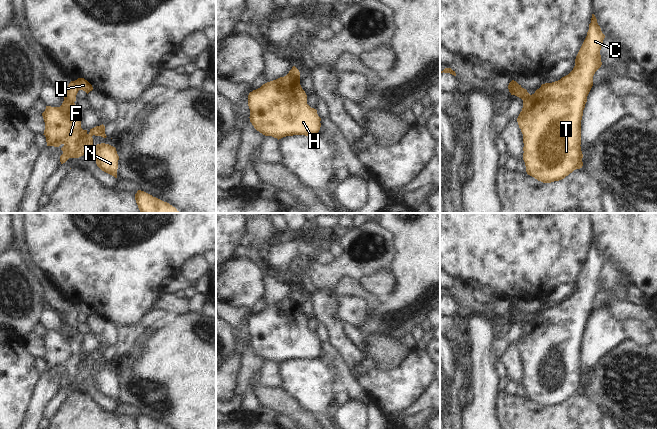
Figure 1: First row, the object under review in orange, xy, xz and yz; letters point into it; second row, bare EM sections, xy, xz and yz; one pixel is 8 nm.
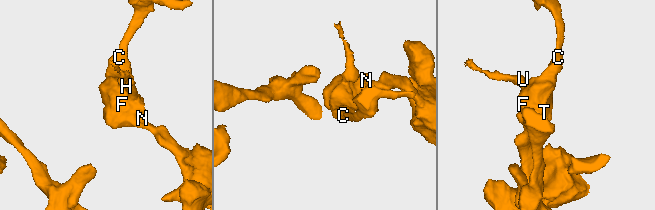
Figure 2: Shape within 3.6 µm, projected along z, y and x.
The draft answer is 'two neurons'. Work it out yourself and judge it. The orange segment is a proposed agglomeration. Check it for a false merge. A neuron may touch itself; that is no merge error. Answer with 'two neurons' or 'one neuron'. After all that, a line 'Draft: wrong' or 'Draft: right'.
two neurons
Draft: right

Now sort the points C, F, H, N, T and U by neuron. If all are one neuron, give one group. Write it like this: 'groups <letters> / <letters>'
groups C F H N T / U

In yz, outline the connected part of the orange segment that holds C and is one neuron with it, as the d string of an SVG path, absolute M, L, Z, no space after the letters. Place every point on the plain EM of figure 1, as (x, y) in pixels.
M592 238L587 260L576 280L573 294L560 304L542 308L534 318L523 324L517 346L523 358L523 384L528 399L543 407L564 403L583 390L581 375L581 344L593 300L601 291L600 274L605 259Z

